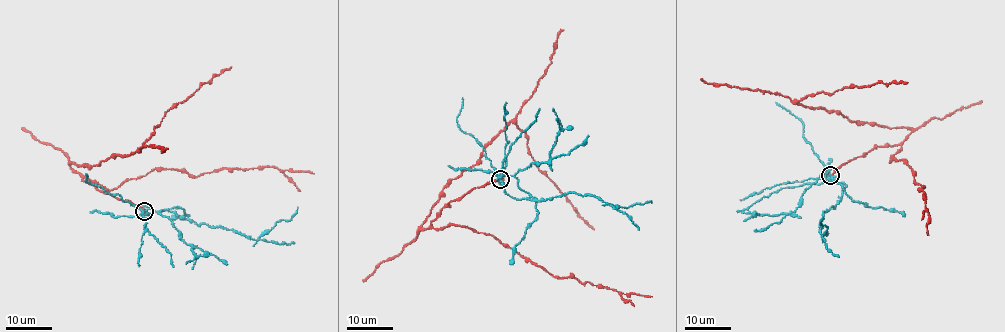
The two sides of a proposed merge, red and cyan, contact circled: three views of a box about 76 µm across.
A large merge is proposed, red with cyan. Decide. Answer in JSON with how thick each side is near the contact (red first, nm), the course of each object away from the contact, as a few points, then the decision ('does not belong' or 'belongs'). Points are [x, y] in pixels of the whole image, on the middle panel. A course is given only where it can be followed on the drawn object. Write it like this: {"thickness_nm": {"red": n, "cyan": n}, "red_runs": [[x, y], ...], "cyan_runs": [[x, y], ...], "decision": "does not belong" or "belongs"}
{"thickness_nm": {"red": 320, "cyan": 320}, "red_runs": [[500, 179], [452, 200], [418, 231], [440, 192], [511, 122], [526, 133], [537, 167], [594, 230]], "cyan_runs": [[500, 179], [503, 191], [518, 200], [543, 200], [576, 193], [627, 208], [652, 202]], "decision": "does not belong"}

